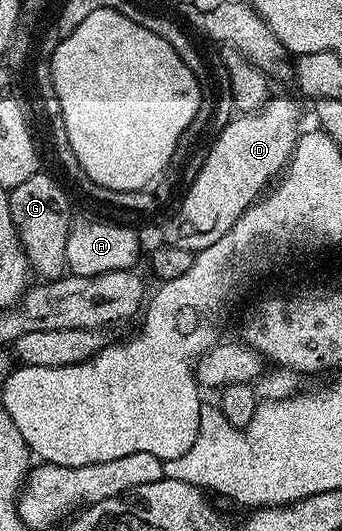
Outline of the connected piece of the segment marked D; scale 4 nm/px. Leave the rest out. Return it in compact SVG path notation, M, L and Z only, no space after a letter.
M271 96L266 99L261 110L252 114L242 114L235 122L228 123L219 132L218 139L208 146L206 159L196 180L192 180L185 187L186 195L183 196L178 211L167 220L165 245L197 252L208 248L208 244L216 244L216 240L220 240L220 236L224 236L228 228L232 228L232 224L240 220L242 213L253 206L263 191L283 173L291 154L294 153L294 147L298 145L299 137L298 106L290 98Z

